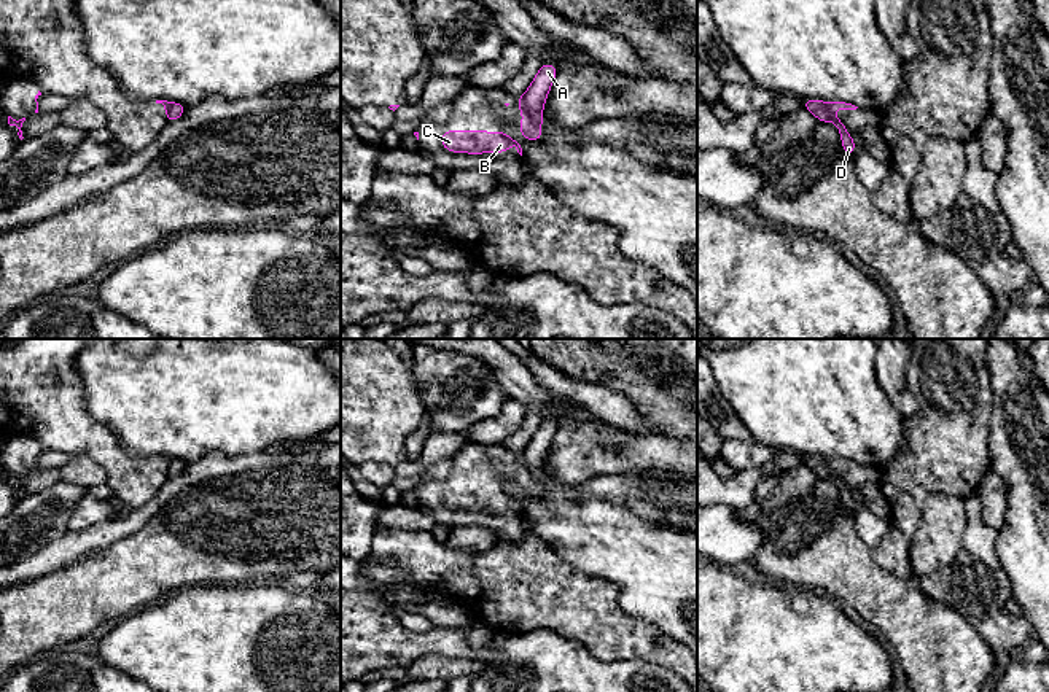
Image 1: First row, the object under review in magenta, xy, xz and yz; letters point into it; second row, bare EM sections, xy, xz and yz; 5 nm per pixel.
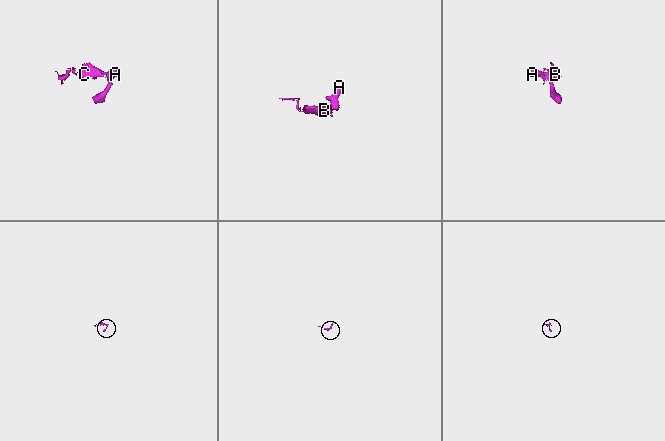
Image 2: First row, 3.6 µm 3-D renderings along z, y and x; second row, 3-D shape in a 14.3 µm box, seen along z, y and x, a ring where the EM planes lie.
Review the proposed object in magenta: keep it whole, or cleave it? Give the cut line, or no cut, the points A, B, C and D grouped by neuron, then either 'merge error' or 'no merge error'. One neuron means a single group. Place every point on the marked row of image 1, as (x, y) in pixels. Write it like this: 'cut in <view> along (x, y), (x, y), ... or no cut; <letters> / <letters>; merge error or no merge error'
cut in xz along (519, 99), (529, 120), (538, 129); A D / B C; merge error

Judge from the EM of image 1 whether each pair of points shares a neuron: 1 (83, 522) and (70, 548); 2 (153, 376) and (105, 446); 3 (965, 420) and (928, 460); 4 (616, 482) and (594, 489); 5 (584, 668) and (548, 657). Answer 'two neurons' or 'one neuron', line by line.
1: two neurons
2: two neurons
3: one neuron
4: one neuron
5: one neuron

